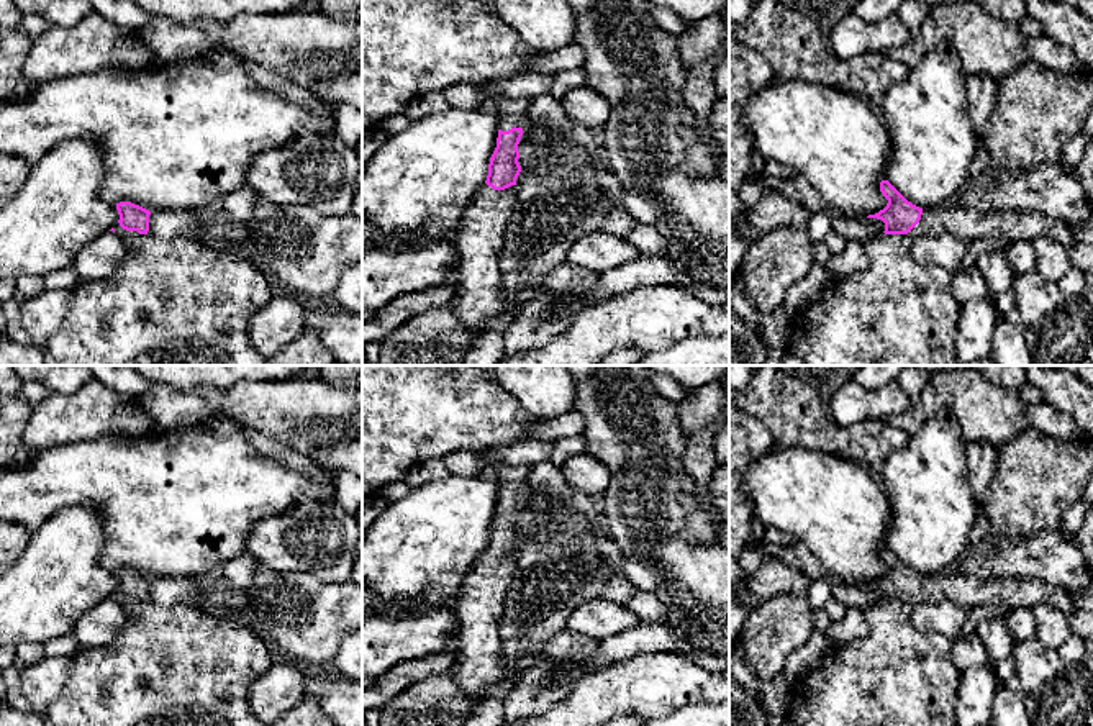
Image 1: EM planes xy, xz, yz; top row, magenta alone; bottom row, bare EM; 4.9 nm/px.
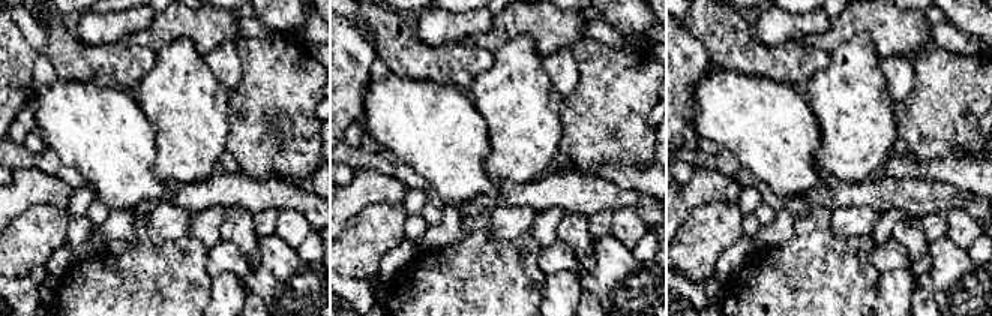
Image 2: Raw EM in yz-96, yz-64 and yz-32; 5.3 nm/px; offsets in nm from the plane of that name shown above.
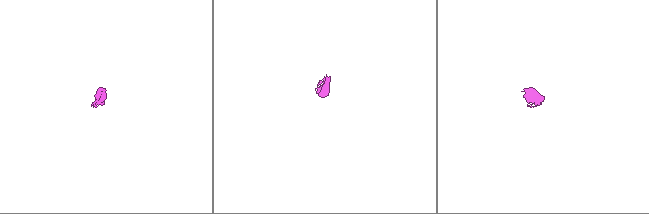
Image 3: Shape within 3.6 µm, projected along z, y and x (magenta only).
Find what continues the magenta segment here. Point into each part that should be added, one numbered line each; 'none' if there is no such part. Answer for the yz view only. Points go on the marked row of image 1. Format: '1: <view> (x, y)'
1: yz (797, 187)
2: yz (949, 218)

